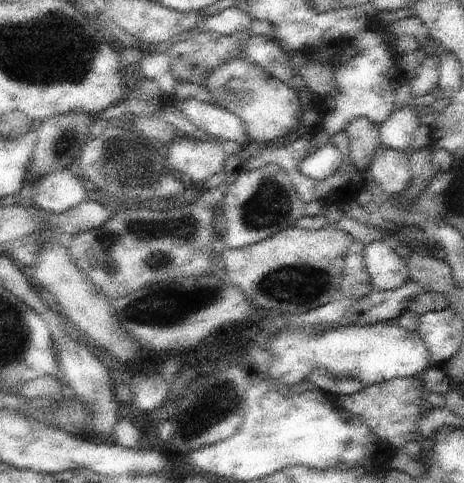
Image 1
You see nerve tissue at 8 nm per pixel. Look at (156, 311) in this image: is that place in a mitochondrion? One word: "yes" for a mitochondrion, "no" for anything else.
yes

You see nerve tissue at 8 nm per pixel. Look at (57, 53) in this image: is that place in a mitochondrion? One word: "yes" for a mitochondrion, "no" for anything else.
yes

